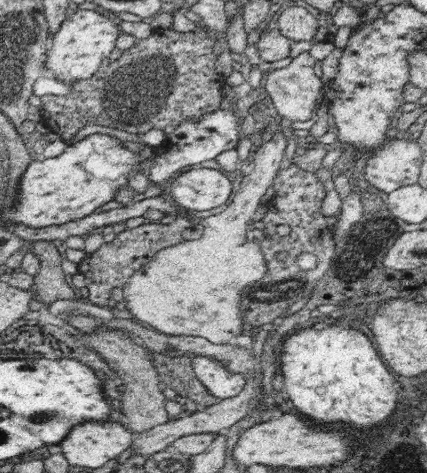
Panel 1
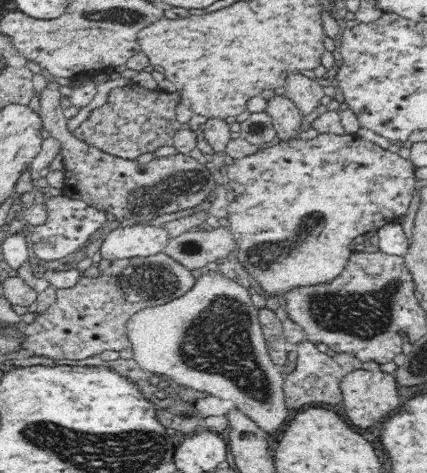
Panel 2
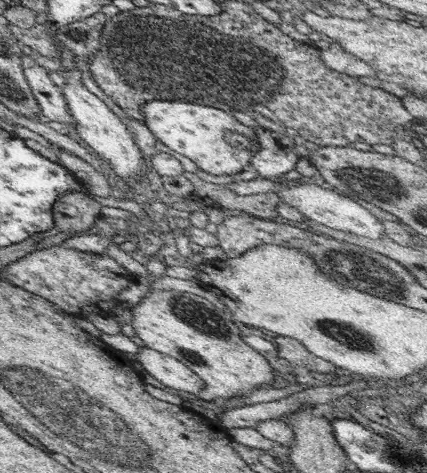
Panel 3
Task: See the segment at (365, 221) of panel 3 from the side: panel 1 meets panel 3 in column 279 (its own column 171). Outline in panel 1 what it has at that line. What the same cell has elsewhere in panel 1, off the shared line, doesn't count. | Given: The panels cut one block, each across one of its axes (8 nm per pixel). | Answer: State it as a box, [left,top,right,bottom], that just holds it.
[172,166,232,210]

